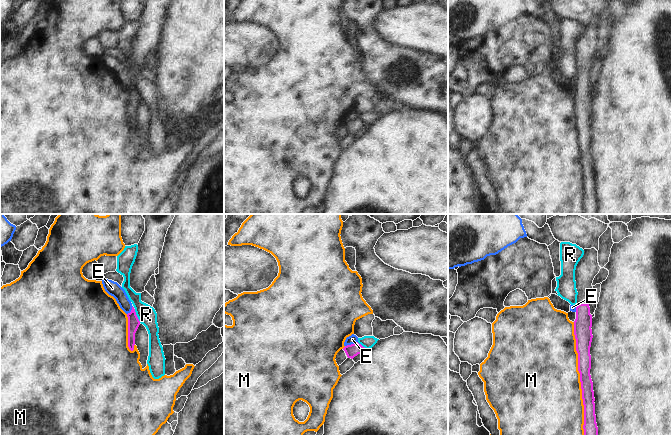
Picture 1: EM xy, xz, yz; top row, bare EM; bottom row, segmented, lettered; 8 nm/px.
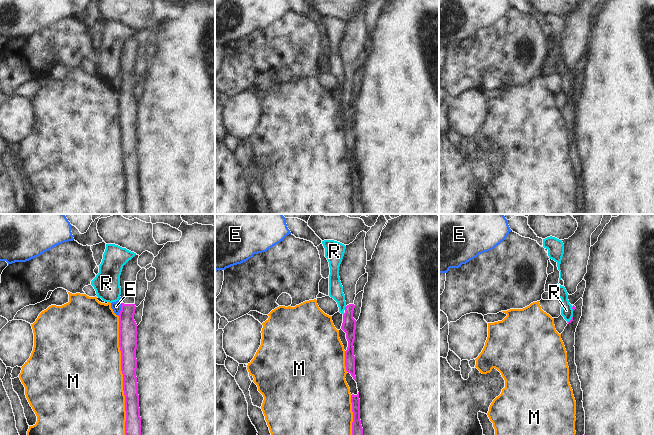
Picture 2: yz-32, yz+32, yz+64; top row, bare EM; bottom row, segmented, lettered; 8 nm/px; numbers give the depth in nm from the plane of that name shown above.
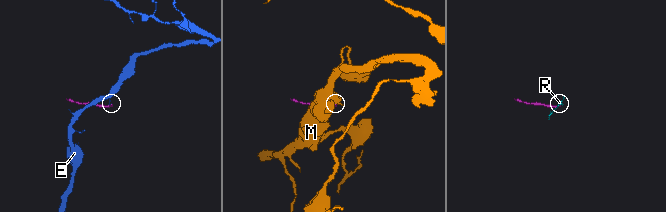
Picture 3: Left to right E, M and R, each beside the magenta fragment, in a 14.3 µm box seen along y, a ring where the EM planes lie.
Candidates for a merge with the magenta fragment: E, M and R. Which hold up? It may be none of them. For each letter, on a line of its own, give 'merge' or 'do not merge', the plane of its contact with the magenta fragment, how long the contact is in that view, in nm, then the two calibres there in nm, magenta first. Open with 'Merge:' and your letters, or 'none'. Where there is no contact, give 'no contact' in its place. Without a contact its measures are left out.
Merge: none
E: do not merge | xz | 110 nm | 100/70 nm
M: do not merge | yz | 900 nm | 110/500 nm
R: do not merge | xy | 120 nm | 100/150 nm

